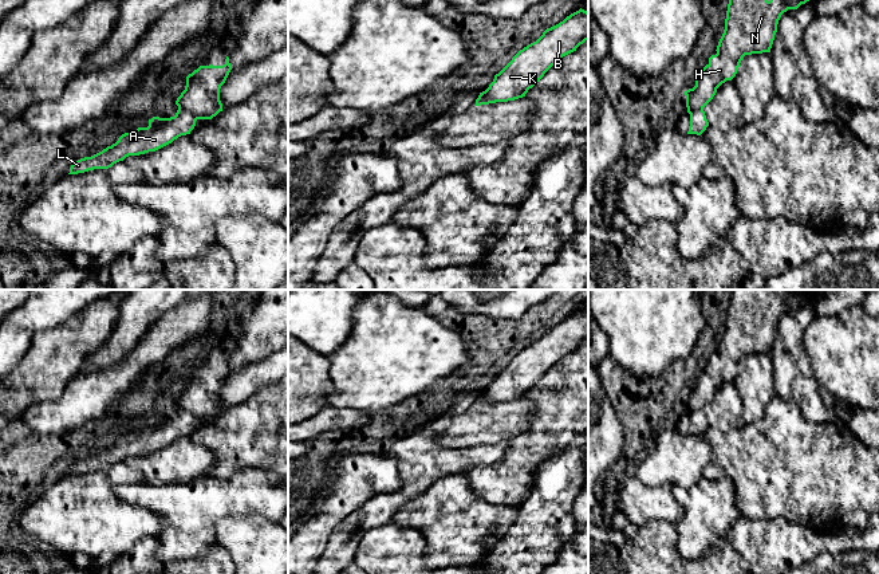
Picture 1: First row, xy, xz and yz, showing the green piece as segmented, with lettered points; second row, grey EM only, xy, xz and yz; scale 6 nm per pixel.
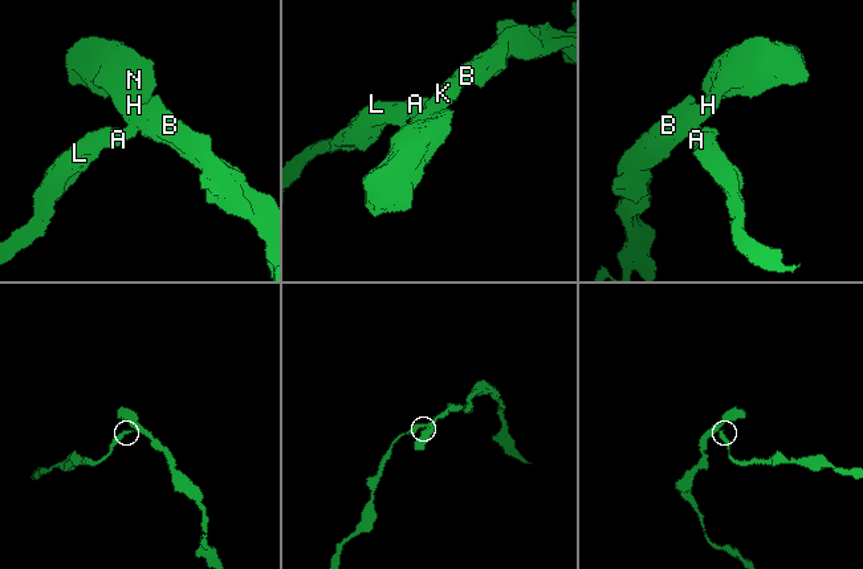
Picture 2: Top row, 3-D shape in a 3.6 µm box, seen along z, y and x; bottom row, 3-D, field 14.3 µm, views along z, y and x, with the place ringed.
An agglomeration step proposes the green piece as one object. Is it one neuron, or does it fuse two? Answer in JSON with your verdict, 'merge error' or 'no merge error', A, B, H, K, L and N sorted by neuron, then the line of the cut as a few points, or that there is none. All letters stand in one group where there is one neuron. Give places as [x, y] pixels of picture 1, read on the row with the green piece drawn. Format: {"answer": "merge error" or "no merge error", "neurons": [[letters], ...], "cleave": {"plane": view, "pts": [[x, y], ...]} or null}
{"answer": "merge error", "neurons": [["A", "L"], ["B", "H", "K", "N"]], "cleave": {"plane": "xy", "pts": [[178, 106], [197, 118]]}}

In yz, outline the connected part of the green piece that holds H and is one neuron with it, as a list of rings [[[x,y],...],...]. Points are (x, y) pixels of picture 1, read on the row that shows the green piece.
[[[729,0],[717,54],[695,76],[695,86],[685,91],[687,113],[703,109],[717,89],[736,76],[745,55],[770,52],[781,15],[807,1]]]

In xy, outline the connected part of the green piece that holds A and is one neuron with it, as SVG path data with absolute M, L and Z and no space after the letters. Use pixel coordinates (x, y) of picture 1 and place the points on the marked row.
M178 107L174 117L149 119L147 127L138 127L122 134L115 144L102 152L72 162L68 174L84 173L94 169L109 169L129 156L155 152L181 135L190 134L196 126L196 115Z

